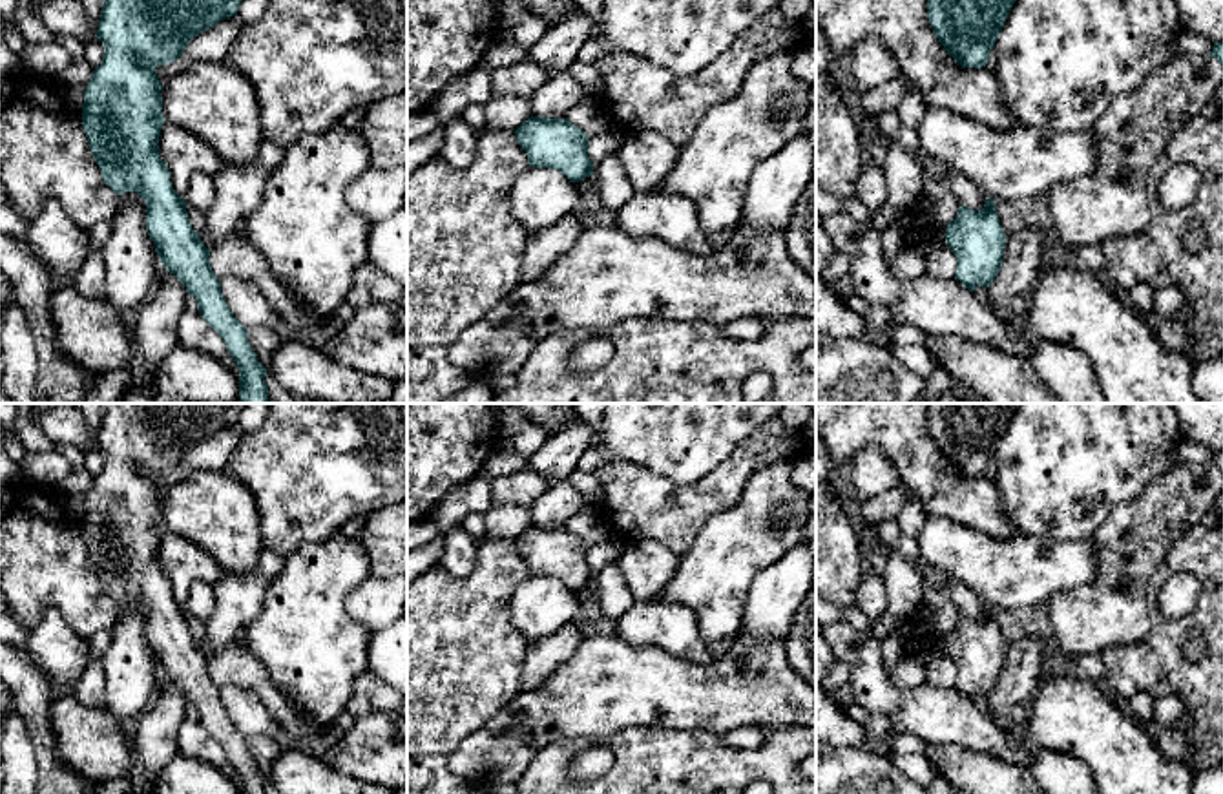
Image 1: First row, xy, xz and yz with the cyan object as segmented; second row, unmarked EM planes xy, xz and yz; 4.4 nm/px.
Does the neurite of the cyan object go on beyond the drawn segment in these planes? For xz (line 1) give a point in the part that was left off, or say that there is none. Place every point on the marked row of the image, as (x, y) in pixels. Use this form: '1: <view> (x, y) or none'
1: none

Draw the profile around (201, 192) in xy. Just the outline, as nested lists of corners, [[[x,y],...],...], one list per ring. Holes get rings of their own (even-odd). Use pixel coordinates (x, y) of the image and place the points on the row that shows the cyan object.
[[[193,175],[184,195],[184,203],[206,214],[214,201],[215,201],[214,179],[208,175]]]

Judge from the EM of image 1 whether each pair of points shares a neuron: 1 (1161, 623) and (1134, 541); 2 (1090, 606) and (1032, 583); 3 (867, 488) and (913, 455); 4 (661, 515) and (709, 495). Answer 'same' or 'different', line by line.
1: different
2: different
3: different
4: same

